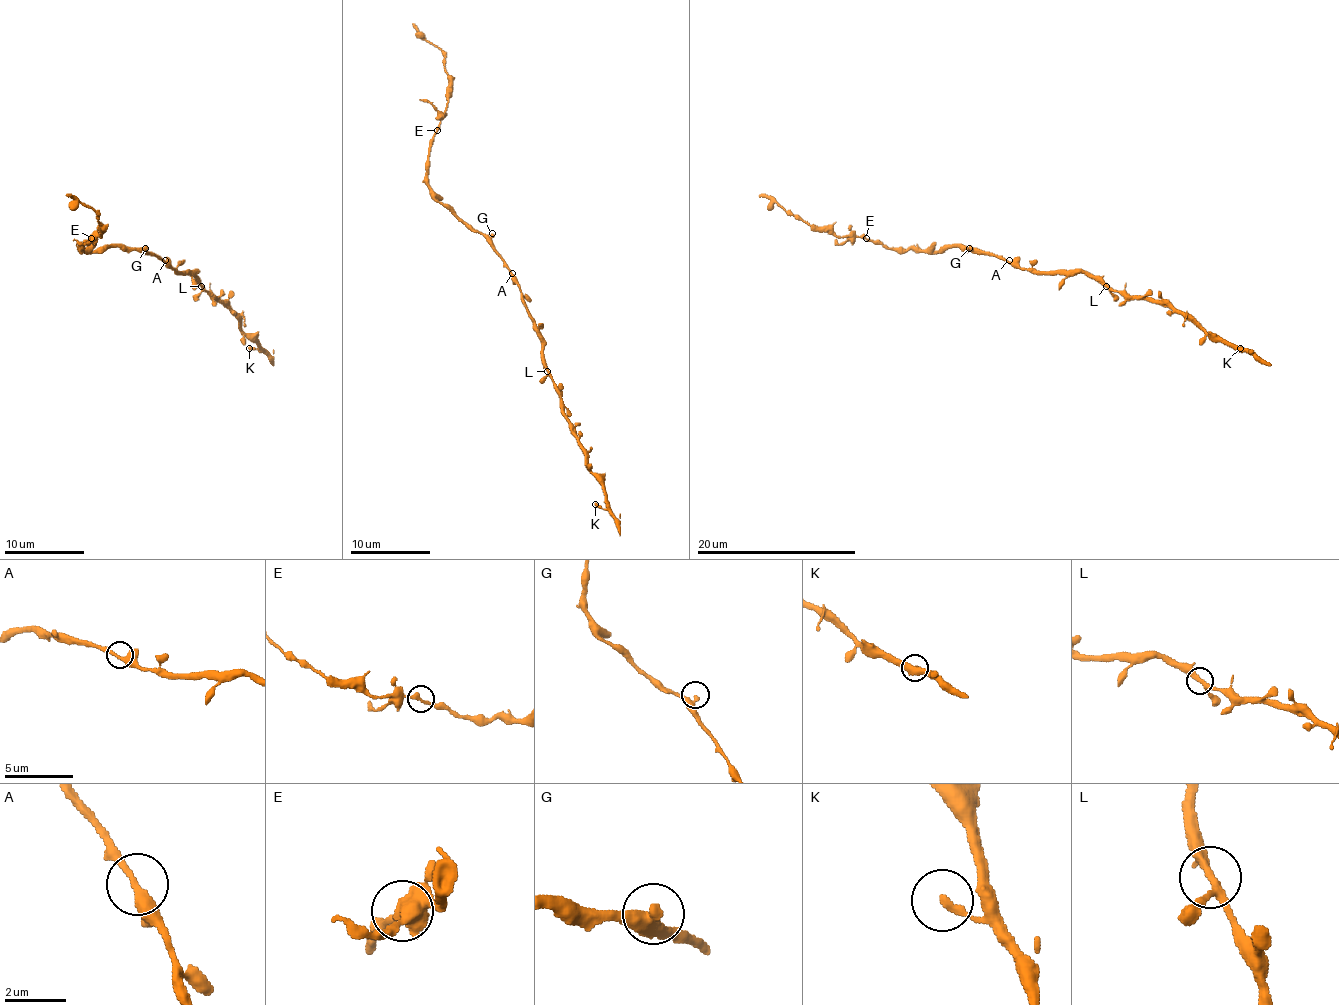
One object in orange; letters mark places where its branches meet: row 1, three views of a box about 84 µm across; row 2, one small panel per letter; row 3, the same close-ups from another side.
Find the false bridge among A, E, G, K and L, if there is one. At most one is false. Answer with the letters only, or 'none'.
none

